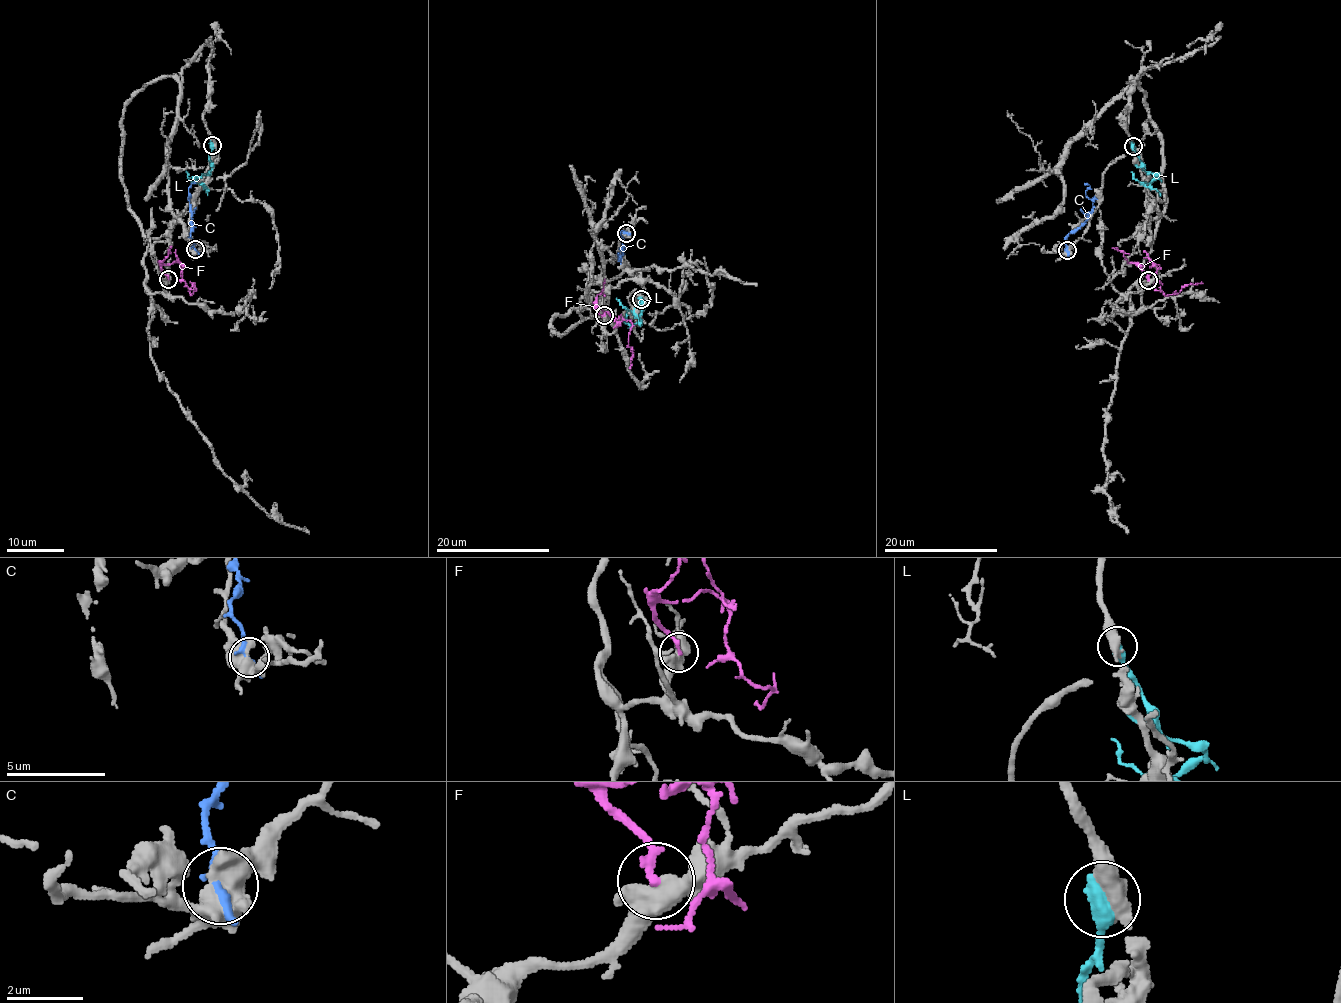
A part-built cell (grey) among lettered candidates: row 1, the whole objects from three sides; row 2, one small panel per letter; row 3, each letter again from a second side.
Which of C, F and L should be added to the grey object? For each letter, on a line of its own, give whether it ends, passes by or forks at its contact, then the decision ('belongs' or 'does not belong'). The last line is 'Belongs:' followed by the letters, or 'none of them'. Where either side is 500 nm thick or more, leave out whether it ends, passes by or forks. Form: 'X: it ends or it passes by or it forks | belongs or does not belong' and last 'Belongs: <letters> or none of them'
C: does not belong
F: it ends | does not belong
L: does not belong
Belongs: none of them

